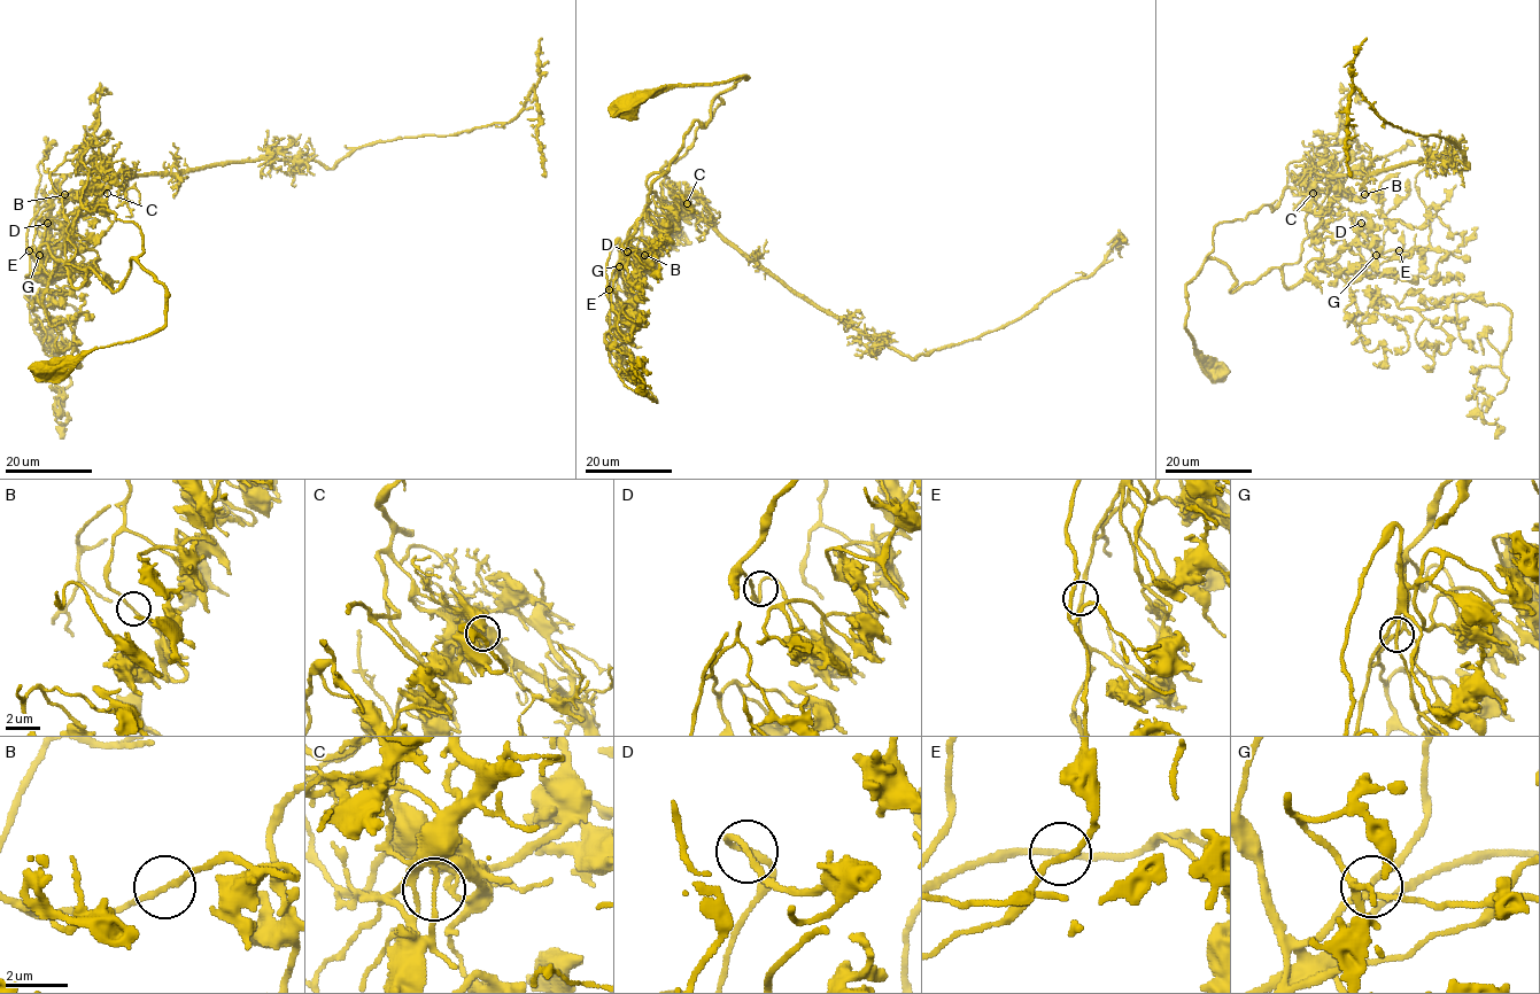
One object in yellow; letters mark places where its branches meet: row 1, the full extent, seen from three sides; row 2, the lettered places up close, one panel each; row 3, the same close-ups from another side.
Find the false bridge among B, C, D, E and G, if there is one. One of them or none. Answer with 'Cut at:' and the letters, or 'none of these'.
Cut at: C

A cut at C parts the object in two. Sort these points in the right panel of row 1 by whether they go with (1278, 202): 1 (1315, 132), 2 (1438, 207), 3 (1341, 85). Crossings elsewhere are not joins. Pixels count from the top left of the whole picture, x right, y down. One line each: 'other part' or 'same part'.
1: same part
2: same part
3: same part

